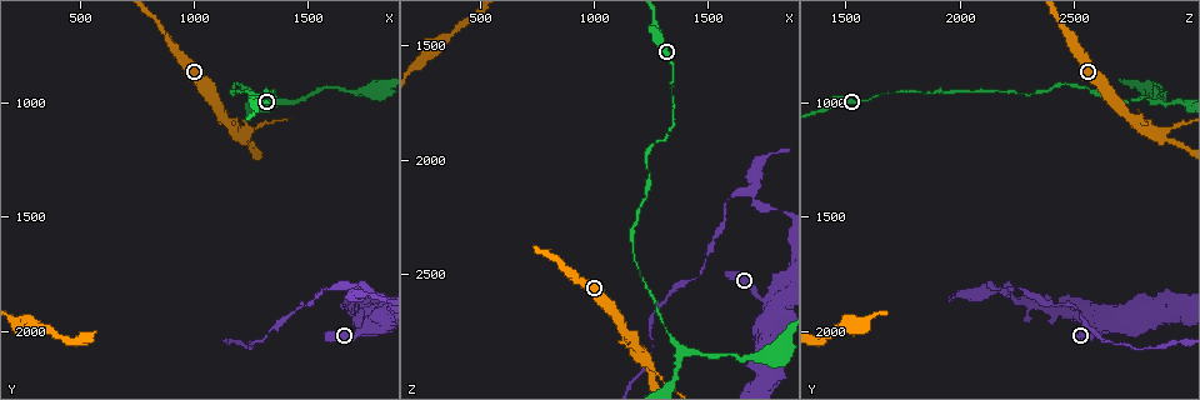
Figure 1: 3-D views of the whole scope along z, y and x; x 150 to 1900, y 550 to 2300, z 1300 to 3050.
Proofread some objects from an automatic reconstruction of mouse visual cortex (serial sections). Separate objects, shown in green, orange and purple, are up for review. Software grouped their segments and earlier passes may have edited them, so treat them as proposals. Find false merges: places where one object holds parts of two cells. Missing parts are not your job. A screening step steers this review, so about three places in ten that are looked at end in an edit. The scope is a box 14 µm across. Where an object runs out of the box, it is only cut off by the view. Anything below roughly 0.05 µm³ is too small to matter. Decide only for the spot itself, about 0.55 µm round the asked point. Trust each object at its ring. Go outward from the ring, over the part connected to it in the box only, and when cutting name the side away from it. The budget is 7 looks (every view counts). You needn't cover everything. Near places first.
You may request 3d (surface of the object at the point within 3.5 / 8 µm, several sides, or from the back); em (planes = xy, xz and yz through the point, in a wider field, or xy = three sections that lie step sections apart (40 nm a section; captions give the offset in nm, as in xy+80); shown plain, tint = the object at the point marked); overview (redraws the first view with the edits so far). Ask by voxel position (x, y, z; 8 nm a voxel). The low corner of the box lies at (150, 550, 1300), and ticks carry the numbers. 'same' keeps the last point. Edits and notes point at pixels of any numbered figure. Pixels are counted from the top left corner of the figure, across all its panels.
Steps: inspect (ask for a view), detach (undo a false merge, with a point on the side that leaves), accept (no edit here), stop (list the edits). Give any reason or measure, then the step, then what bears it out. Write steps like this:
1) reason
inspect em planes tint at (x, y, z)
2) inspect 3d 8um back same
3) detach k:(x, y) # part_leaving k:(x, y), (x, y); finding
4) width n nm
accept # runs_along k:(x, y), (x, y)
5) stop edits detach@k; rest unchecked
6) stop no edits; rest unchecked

arms part here
inspect 3d 3.5um at (1240, 1150, 2890)

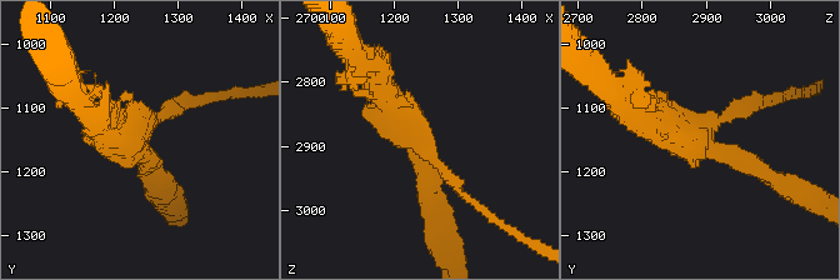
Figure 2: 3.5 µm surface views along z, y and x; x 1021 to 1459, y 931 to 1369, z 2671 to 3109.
need the tissue
inspect em xy step 2 tint at (1230, 1145, 2885)

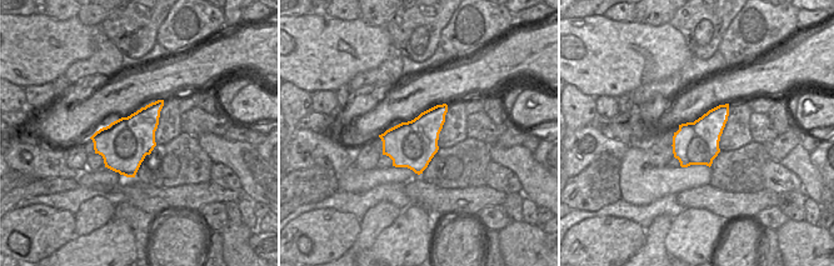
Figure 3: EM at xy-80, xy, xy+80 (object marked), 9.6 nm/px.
detach 2:(171, 106) # a second cell is stuck on

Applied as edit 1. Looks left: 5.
inspect overview

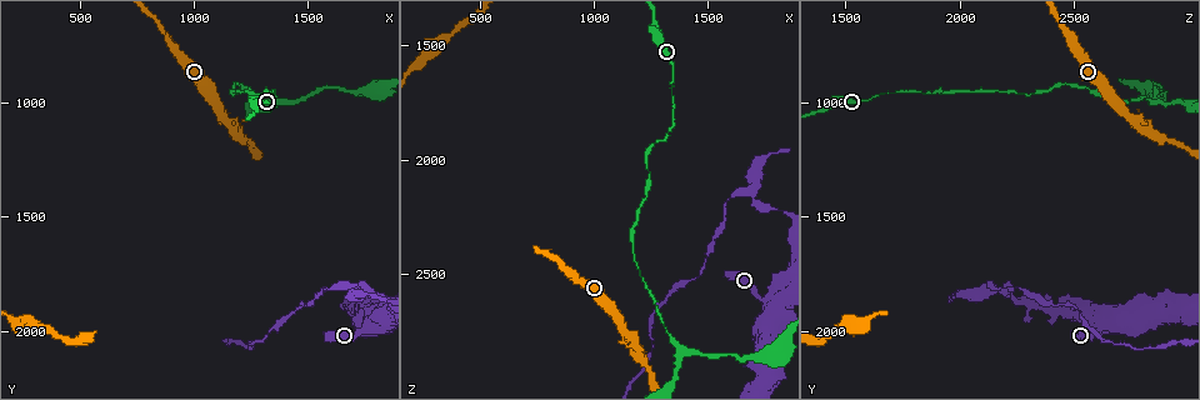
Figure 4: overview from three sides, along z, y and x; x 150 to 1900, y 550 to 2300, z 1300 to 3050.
a fork
inspect 3d 3.5um back at (1770, 950, 2840)

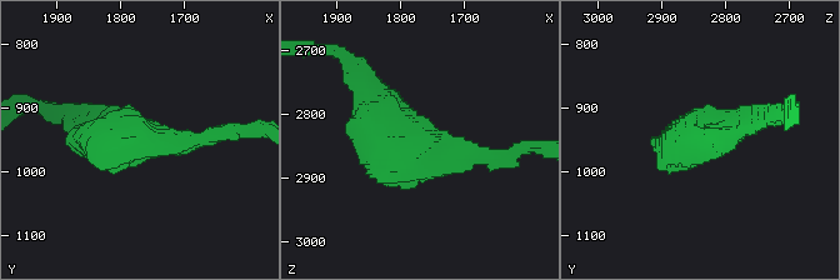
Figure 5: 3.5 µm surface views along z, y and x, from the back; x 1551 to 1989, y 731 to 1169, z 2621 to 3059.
accept # runs_along 5:(494, 158), (414, 141), (368, 80); continuous, no second cell

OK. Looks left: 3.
abrupt turn
inspect 3d 3.5um at (1690, 1820, 2150)

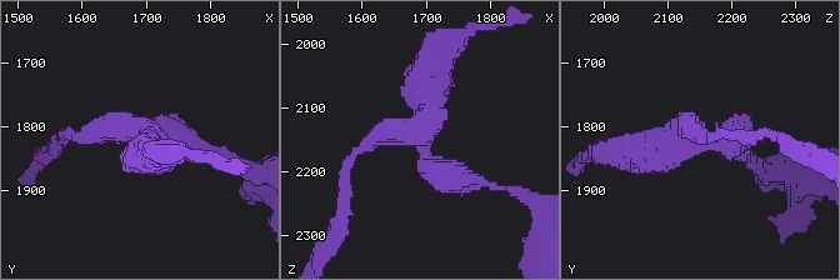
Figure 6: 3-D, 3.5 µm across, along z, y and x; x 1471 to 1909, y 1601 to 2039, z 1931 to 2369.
arms 3; arm_widths 250, 350, 450 nm
inspect em xy step 3 tint same

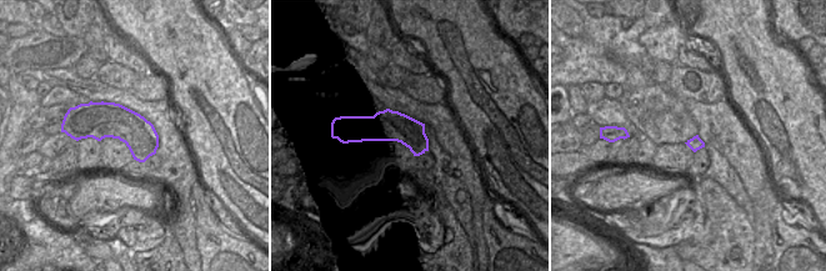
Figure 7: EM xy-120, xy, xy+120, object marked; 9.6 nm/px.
width 300 nm
detach 6:(128, 116) # part_leaving 6:(143, 143), (131, 128), (66, 135); a second cell is stuck on

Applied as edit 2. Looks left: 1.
stop edits detach@2, detach@6; rest unchecked

